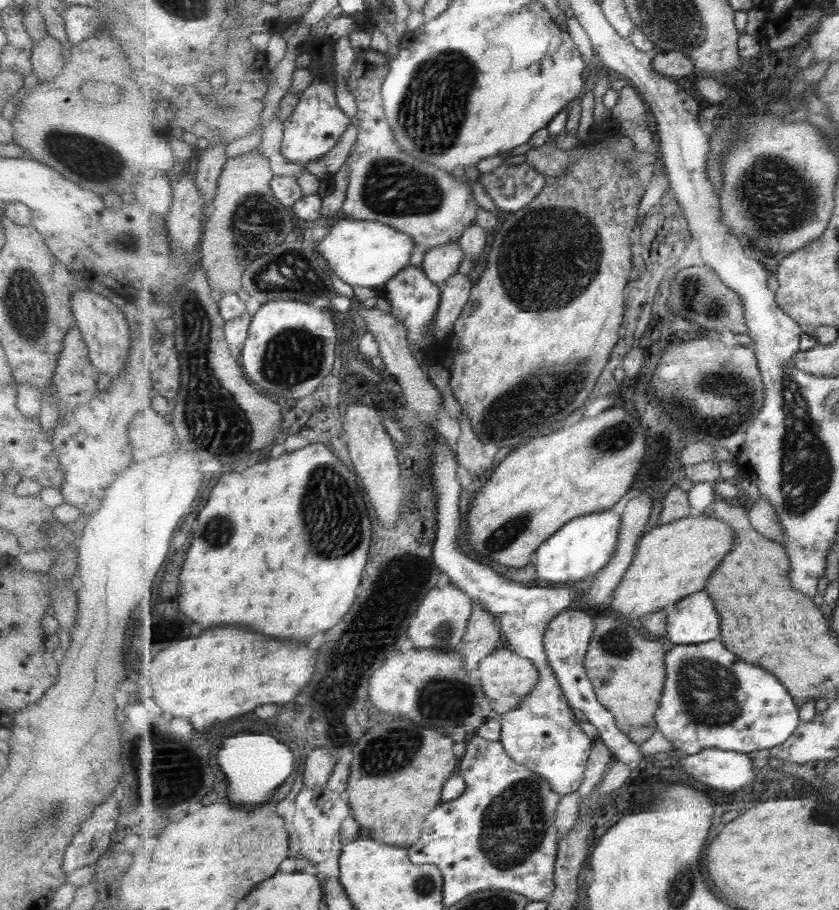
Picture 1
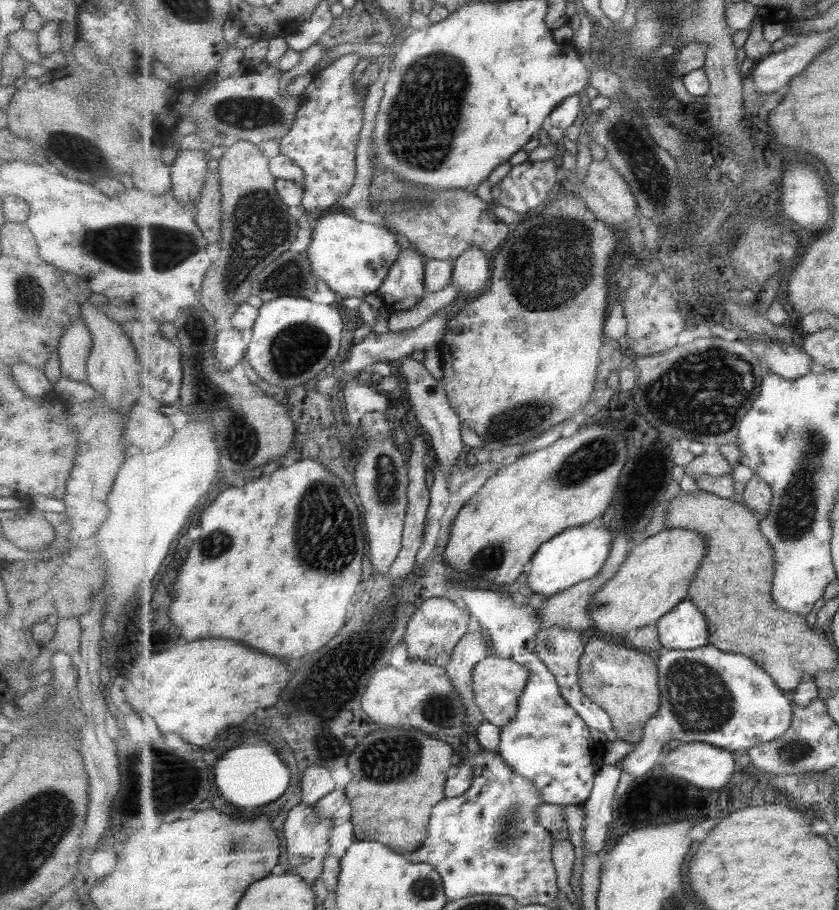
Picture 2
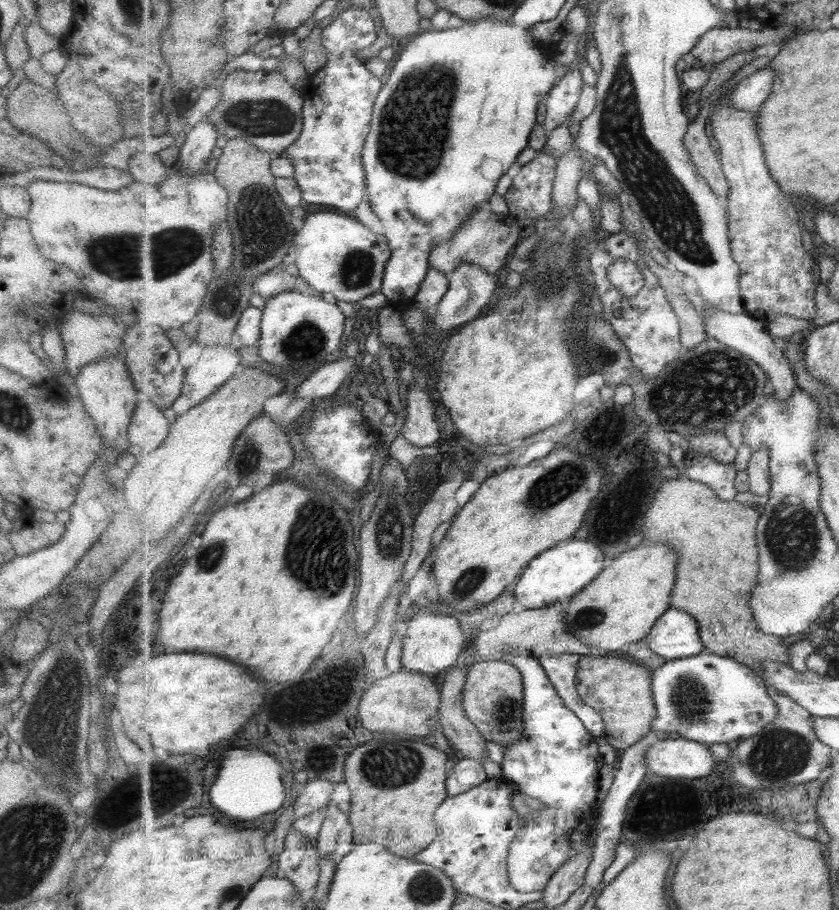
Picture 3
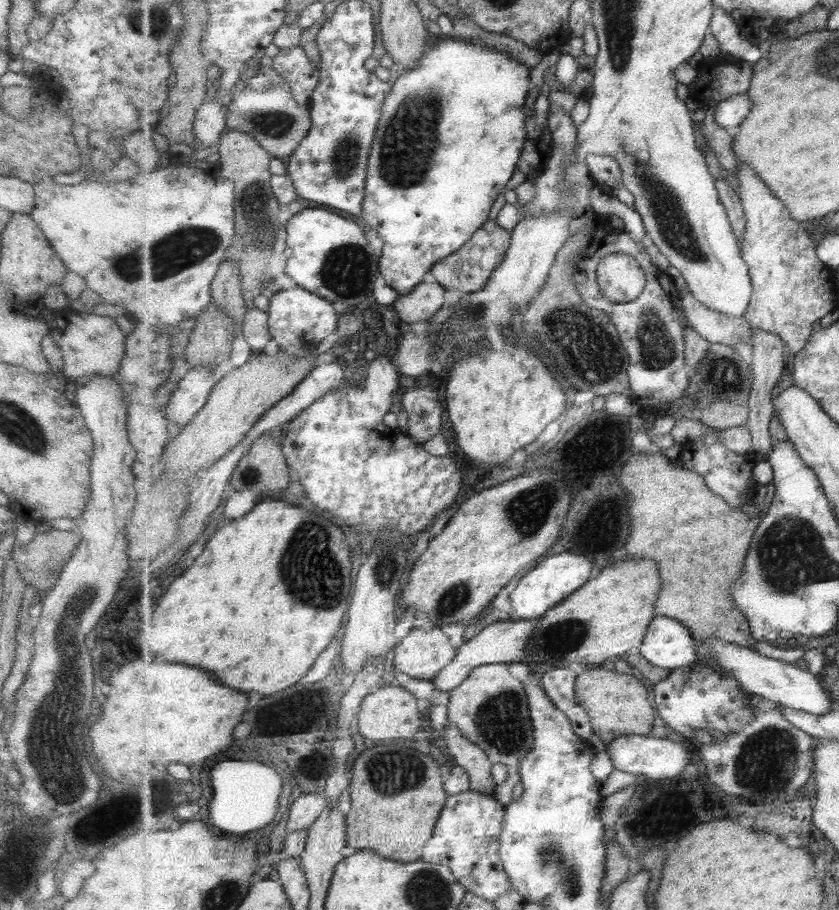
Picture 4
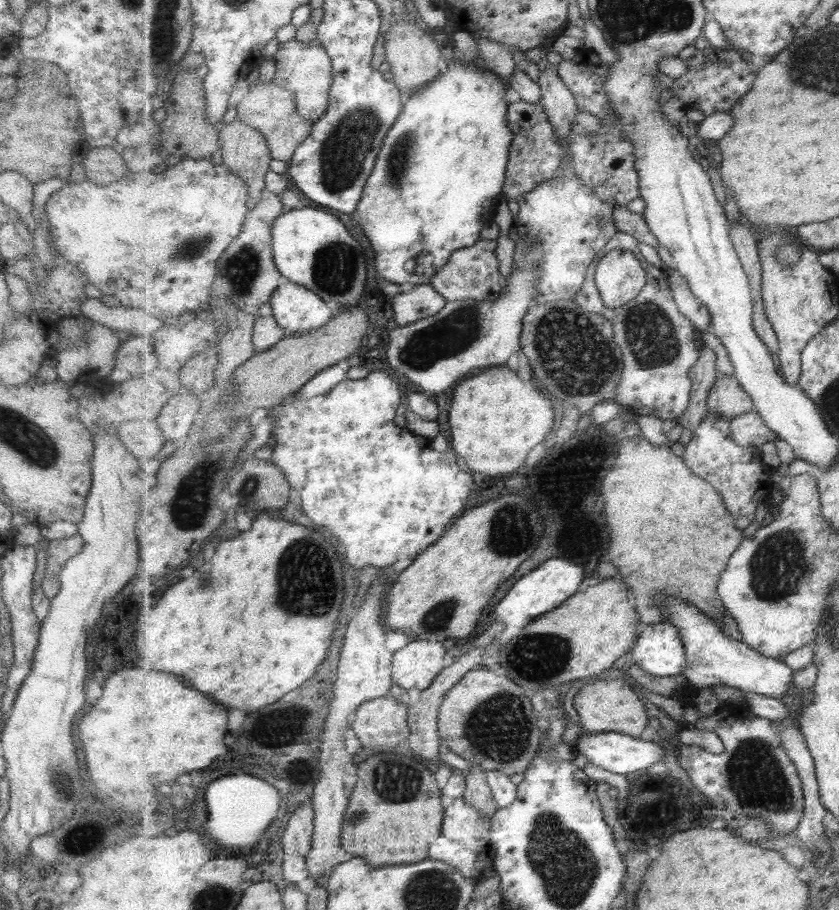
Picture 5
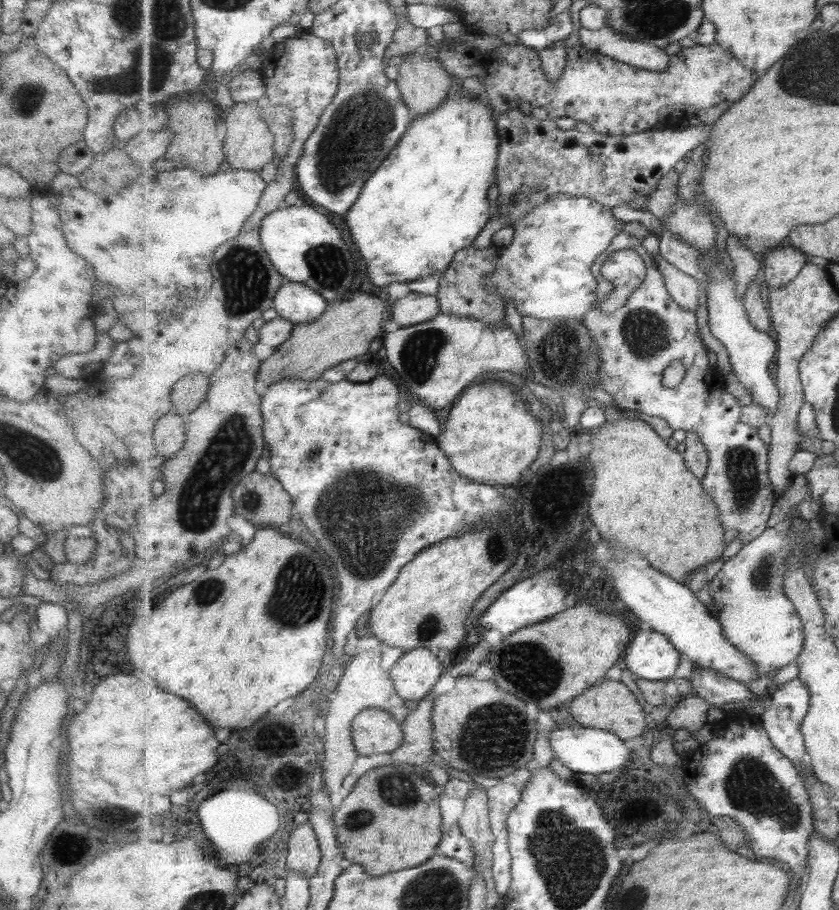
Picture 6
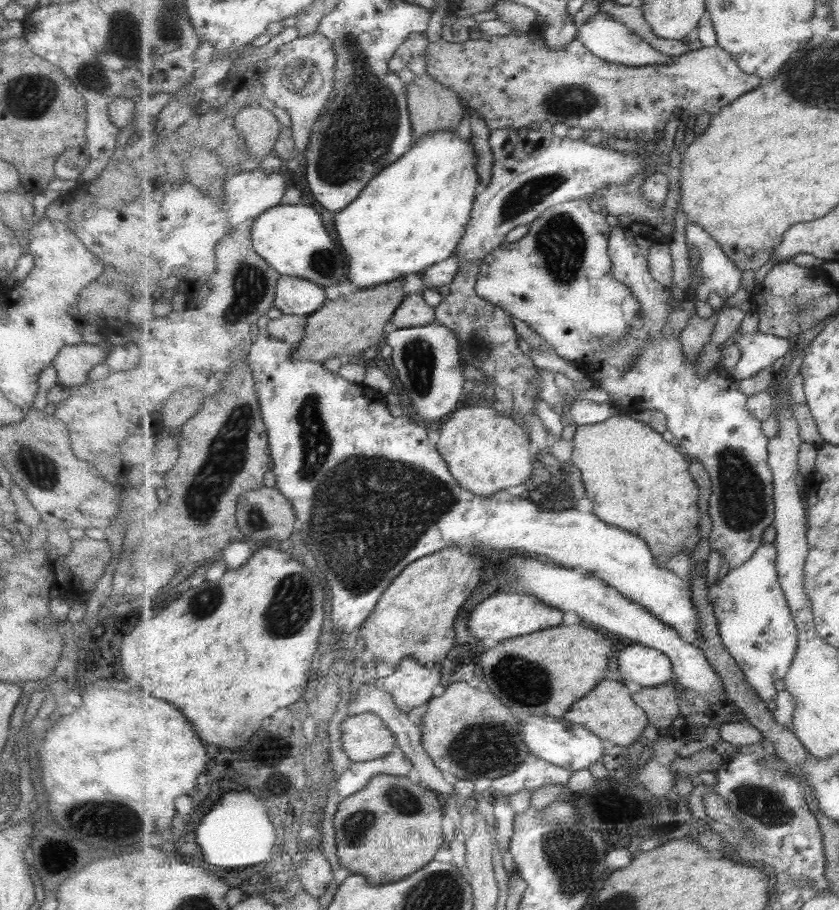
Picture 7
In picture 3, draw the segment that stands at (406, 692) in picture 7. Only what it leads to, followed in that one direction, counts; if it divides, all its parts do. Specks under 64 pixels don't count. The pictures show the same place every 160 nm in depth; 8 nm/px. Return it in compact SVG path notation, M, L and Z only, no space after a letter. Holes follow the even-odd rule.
M421 608L408 619L408 628L405 630L402 646L404 668L426 675L434 675L437 672L443 672L443 670L449 671L457 664L459 654L465 649L464 627L453 616L448 614L443 616L437 610Z

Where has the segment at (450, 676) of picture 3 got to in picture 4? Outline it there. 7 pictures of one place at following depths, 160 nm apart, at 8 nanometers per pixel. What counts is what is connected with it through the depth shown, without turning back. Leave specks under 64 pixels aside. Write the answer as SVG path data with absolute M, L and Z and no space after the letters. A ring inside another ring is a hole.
M451 722L446 724L442 739L445 752L454 758L458 766L470 772L472 778L470 790L481 791L489 796L494 795L498 784L493 778L494 764L489 760L487 752L471 743L471 740L465 738L463 732L459 732L459 728Z

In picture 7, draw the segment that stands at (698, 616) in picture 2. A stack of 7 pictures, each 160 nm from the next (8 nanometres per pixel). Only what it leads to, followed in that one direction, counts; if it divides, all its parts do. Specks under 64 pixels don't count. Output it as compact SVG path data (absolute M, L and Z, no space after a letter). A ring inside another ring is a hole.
M644 644L624 645L618 653L618 670L622 681L634 689L659 687L675 679L671 658Z

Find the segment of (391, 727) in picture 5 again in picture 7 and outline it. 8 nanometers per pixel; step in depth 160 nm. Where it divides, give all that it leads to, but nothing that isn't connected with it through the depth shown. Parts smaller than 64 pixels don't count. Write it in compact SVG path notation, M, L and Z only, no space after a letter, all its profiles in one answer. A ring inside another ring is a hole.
M376 714L347 716L340 728L343 752L352 763L383 759L396 750L395 734Z

